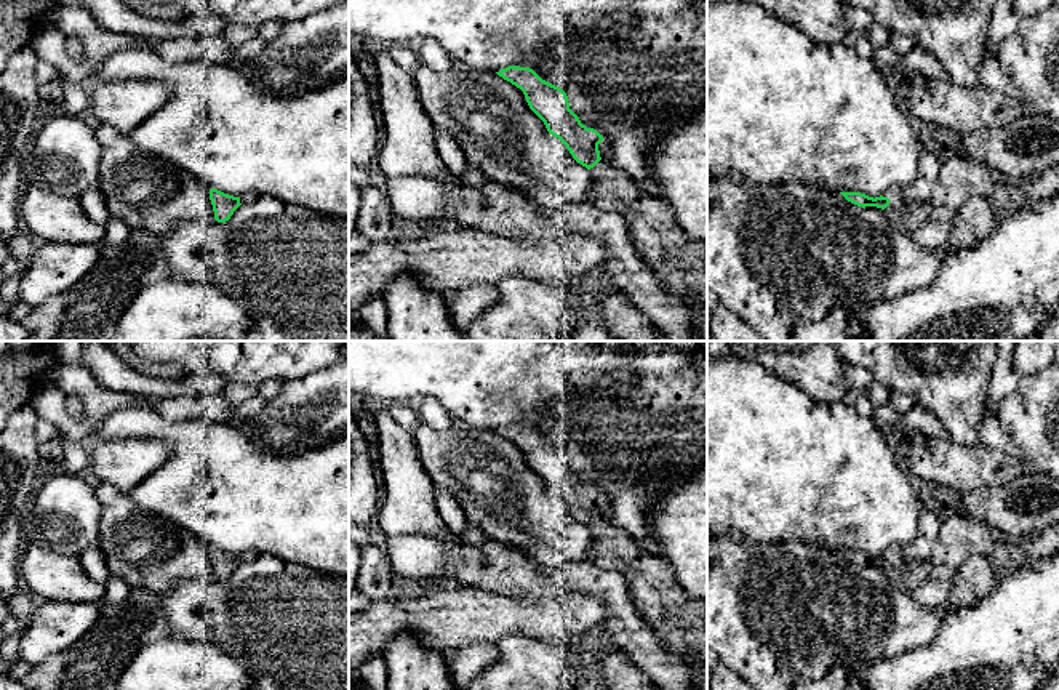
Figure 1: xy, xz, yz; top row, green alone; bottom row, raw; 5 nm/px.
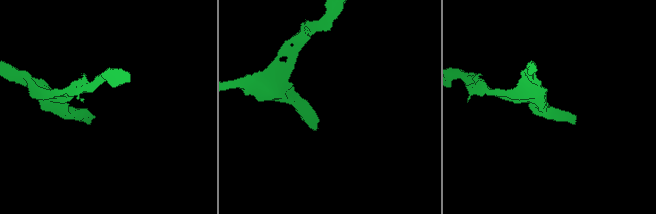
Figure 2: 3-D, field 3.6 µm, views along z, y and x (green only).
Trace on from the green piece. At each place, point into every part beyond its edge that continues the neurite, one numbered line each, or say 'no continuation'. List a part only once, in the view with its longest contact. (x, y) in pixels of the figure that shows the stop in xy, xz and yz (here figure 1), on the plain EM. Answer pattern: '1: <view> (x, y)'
1: xz (680, 621)

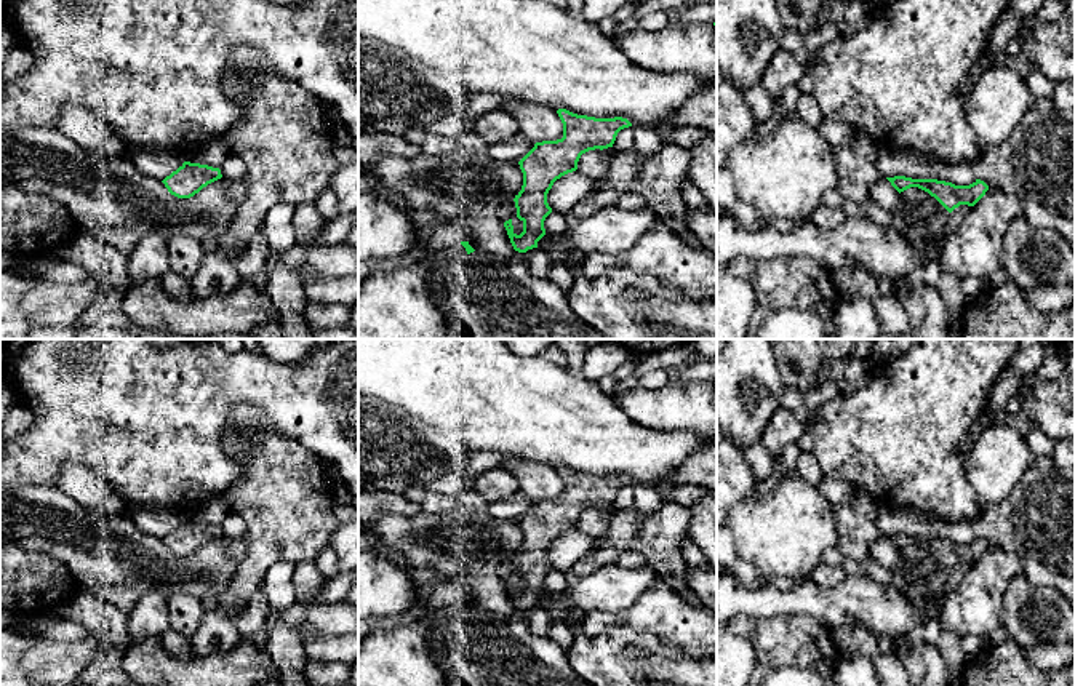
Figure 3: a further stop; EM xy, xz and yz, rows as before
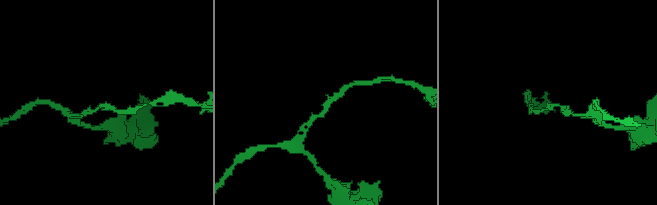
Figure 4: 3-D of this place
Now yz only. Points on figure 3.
no continuation

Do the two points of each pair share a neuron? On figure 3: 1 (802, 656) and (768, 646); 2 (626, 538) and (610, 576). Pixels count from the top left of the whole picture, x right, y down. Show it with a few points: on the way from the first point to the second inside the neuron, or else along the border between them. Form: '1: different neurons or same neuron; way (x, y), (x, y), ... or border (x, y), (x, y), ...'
1: same neuron; way (794, 658), (781, 659), (776, 654)
2: different neurons; border (613, 562), (605, 565)

